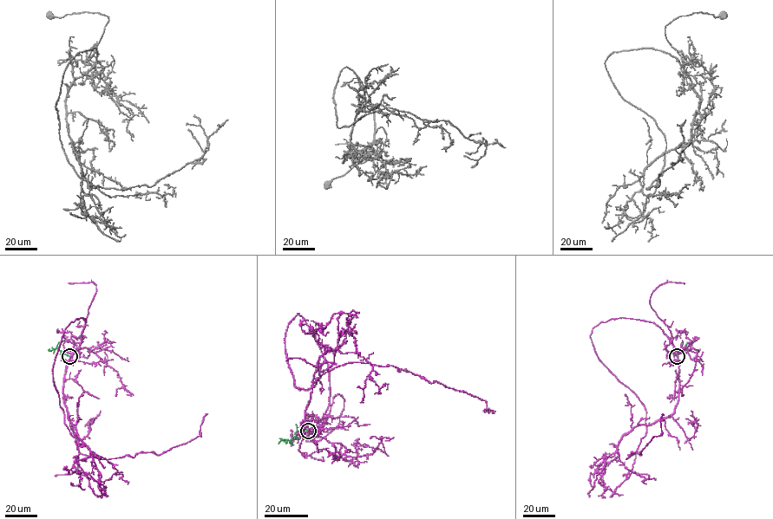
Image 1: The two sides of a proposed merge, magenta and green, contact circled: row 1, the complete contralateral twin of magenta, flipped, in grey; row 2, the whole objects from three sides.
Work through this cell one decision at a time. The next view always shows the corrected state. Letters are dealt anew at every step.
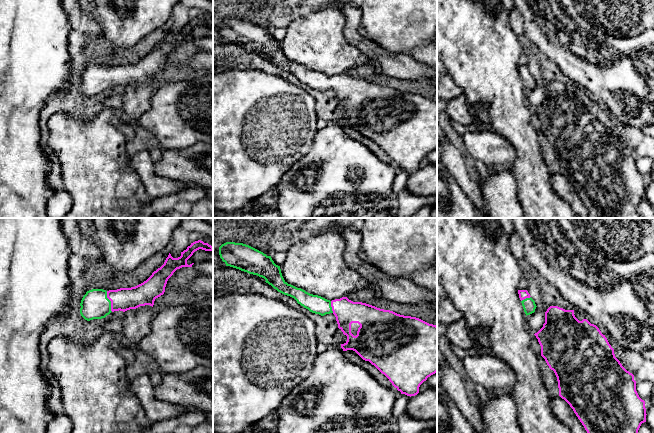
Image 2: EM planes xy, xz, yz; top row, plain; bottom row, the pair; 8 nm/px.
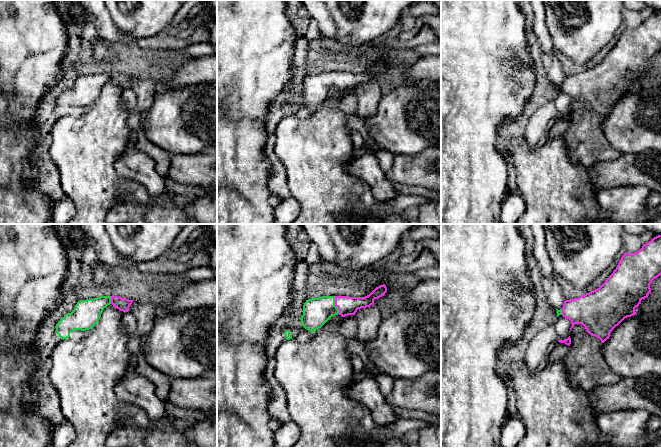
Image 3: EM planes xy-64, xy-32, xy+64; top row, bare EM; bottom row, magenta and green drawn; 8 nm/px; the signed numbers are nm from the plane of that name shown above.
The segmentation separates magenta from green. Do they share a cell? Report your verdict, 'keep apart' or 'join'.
join

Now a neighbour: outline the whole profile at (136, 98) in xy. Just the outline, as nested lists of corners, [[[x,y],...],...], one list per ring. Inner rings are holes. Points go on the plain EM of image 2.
[[[150,81],[130,85],[123,90],[123,115],[120,124],[129,125],[134,130],[134,138],[126,141],[126,151],[131,157],[139,151],[150,151],[161,147],[159,141],[139,125],[139,117],[151,107],[151,97],[154,93]]]

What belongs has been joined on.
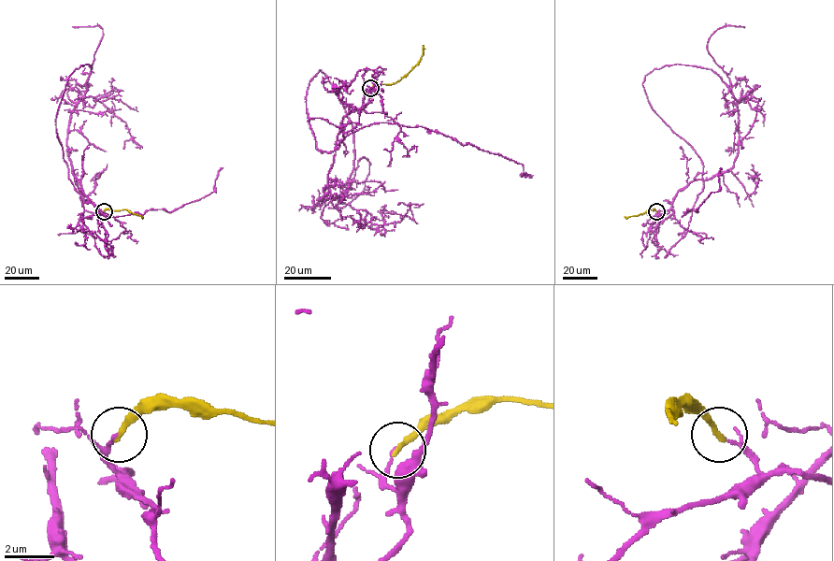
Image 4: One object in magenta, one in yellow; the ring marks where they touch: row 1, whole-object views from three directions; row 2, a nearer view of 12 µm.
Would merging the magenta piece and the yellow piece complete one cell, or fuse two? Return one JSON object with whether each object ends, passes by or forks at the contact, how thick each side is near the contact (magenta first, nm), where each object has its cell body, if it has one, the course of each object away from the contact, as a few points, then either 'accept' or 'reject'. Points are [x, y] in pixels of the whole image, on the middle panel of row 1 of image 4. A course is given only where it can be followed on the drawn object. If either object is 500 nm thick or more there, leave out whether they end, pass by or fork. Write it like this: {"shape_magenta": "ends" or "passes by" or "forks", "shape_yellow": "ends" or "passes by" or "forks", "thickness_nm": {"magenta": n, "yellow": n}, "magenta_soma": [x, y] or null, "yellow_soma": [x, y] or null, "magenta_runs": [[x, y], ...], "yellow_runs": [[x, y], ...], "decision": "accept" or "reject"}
{"shape_magenta": "ends", "shape_yellow": "ends", "thickness_nm": {"magenta": 100, "yellow": 240}, "magenta_soma": null, "yellow_soma": null, "magenta_runs": [[371, 88], [322, 201], [347, 187], [353, 140], [320, 70], [320, 151], [385, 122], [532, 176]], "yellow_runs": [[371, 88], [381, 83], [395, 83], [404, 77], [424, 53], [422, 45]], "decision": "reject"}

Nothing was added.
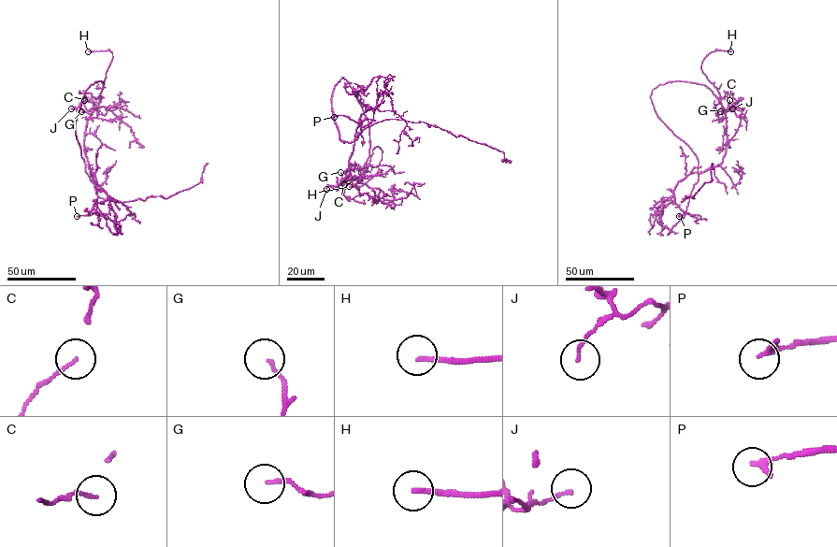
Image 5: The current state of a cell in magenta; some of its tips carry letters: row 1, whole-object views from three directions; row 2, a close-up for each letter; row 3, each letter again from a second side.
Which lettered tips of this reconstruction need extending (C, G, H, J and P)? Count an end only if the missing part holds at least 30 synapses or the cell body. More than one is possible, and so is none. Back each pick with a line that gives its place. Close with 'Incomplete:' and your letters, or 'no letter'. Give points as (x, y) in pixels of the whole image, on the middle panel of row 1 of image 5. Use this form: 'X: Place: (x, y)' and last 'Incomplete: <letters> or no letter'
H: Place: (349, 186)
P: Place: (334, 117)
Incomplete: H, P

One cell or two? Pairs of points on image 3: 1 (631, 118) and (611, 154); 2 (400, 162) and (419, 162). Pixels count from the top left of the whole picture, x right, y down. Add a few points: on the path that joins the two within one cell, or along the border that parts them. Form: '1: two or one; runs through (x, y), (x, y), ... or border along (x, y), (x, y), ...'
1: two; border along (602, 128), (606, 139), (622, 153)
2: one; runs through (405, 162), (414, 162)

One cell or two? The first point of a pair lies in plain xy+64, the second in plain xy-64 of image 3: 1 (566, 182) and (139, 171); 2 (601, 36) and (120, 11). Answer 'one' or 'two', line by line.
1: two
2: one

